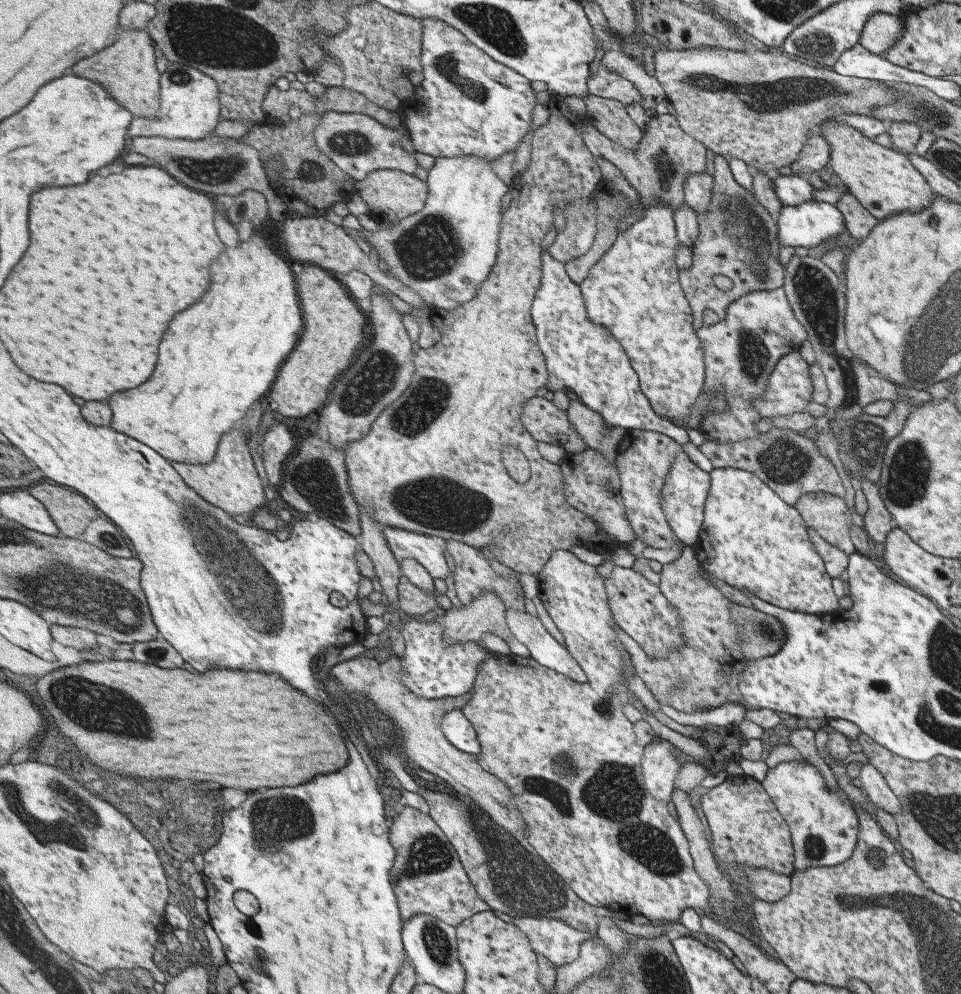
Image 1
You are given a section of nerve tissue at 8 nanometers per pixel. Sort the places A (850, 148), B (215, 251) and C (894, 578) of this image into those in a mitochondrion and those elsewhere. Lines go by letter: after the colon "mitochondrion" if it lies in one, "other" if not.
A: other
B: other
C: other

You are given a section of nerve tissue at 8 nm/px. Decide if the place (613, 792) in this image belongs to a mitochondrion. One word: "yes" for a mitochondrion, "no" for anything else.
yes

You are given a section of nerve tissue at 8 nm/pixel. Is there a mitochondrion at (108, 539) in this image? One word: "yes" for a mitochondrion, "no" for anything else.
yes

